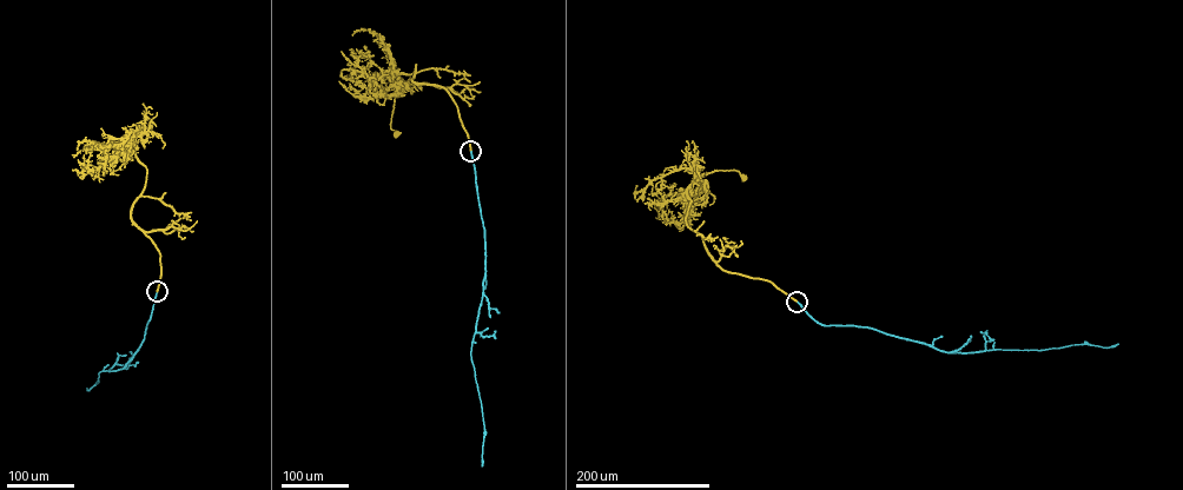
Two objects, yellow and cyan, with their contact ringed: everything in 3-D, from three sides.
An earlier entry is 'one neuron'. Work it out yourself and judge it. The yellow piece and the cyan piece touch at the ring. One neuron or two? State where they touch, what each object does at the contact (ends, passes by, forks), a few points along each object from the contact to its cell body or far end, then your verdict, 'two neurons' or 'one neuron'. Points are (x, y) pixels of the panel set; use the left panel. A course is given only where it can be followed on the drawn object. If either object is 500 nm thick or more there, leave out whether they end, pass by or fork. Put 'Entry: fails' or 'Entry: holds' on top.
Entry: holds
place (157, 291); course yellow (157, 291), (159, 251), (131, 214), (146, 169), (132, 149), (133, 140), (121, 138), (123, 149); course cyan (157, 291), (144, 338), (133, 356), (121, 369), (100, 372), (98, 382), (86, 389); one neuron

